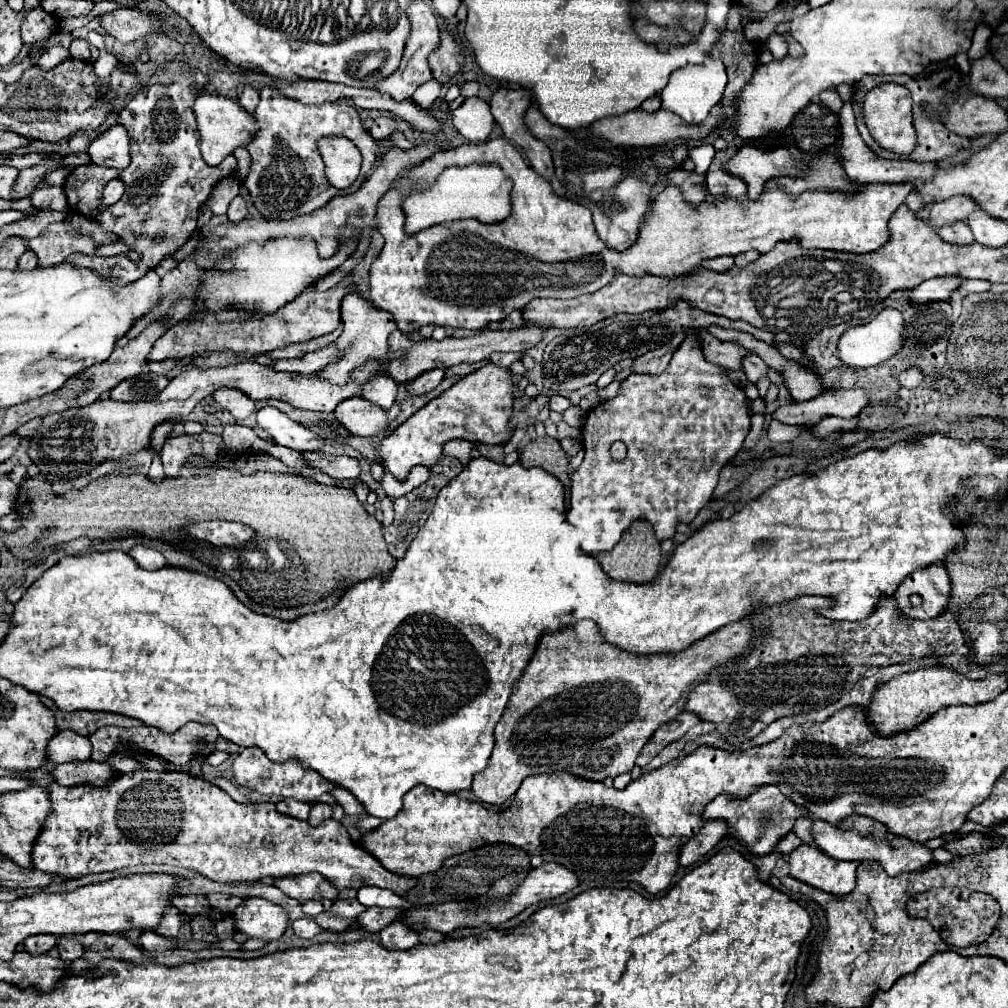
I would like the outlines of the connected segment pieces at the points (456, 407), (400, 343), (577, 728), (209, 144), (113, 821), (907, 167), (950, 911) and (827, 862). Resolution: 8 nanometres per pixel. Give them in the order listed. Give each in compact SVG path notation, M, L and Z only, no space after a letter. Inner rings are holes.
M485 364L483 368L457 380L449 390L445 390L441 396L425 404L421 410L417 410L393 434L383 438L379 446L381 462L397 480L405 480L409 470L403 470L403 444L411 446L411 454L419 452L419 456L413 456L413 458L423 460L421 466L429 468L443 456L441 448L447 440L463 438L473 444L505 442L511 438L511 428L509 428L511 410L513 410L511 372L495 364Z
M523 326L519 330L497 330L497 332L485 328L483 332L469 336L469 338L445 338L439 342L433 338L427 338L423 342L411 342L403 334L399 334L399 330L397 330L395 334L391 334L391 344L395 346L395 350L403 350L403 346L407 346L409 352L407 352L407 358L397 358L395 362L391 362L391 374L395 374L397 382L403 382L403 380L417 378L431 368L443 366L451 368L457 364L473 364L479 360L487 360L489 354L493 354L493 352L523 352L525 348L537 344L541 340L543 332L545 330L537 328L537 326Z
M591 620L577 622L565 632L545 634L539 640L539 650L535 650L527 670L515 684L499 724L495 726L495 748L487 770L475 776L475 796L487 804L505 804L517 792L521 780L531 774L531 766L541 766L541 774L565 768L571 774L591 780L605 780L607 776L615 778L629 772L653 732L685 710L691 690L707 680L711 670L747 652L757 632L763 630L757 630L749 620L739 620L693 642L689 648L671 654L625 652L619 646L609 644Z
M201 94L193 102L193 112L197 120L197 130L201 136L201 154L211 166L221 164L225 156L229 156L235 148L245 146L257 132L257 122L251 114L247 114L237 102L219 94Z
M141 764L139 770L131 774L115 776L109 786L61 786L59 782L51 782L47 792L51 798L51 814L45 818L33 844L31 864L45 874L61 878L81 878L95 872L109 872L137 864L173 864L197 870L211 880L227 884L255 884L265 876L281 878L319 872L337 888L361 888L371 884L403 896L405 890L413 888L417 882L385 870L381 862L363 846L355 844L347 830L335 820L325 820L313 828L305 820L277 812L271 802L235 802L219 786L187 772L157 772Z
M845 102L841 112L839 112L839 122L841 122L841 144L839 144L839 156L843 160L843 168L849 176L849 180L857 182L857 184L873 184L873 182L909 182L913 178L923 178L925 182L931 180L935 176L937 164L935 162L927 162L927 164L917 164L917 162L907 162L907 160L883 160L879 156L875 156L867 144L863 142L863 138L859 136L857 128L855 128L855 118L853 118L853 110L851 110L851 102Z
M931 888L923 894L915 896L907 910L911 916L927 918L933 928L941 934L941 938L953 946L969 946L981 944L993 932L999 920L999 904L993 896L983 892L971 892L969 888Z
M801 844L789 854L791 876L831 894L849 894L855 888L855 862L839 862L821 854L817 846Z

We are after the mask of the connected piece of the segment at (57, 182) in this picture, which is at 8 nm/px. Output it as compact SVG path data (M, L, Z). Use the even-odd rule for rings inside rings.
M57 168L57 170L49 172L49 174L45 174L45 182L47 182L49 186L63 186L67 174L69 174L69 170L65 170L65 168Z

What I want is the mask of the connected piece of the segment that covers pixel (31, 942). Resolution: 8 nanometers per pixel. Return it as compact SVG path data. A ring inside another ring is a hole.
M31 936L31 938L25 938L17 950L27 950L29 954L45 954L49 952L53 946L57 944L57 936Z

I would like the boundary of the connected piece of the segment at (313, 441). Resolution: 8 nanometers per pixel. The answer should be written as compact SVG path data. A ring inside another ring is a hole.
M265 406L257 410L257 424L279 444L291 450L319 450L325 442L309 428L287 418L285 412Z

